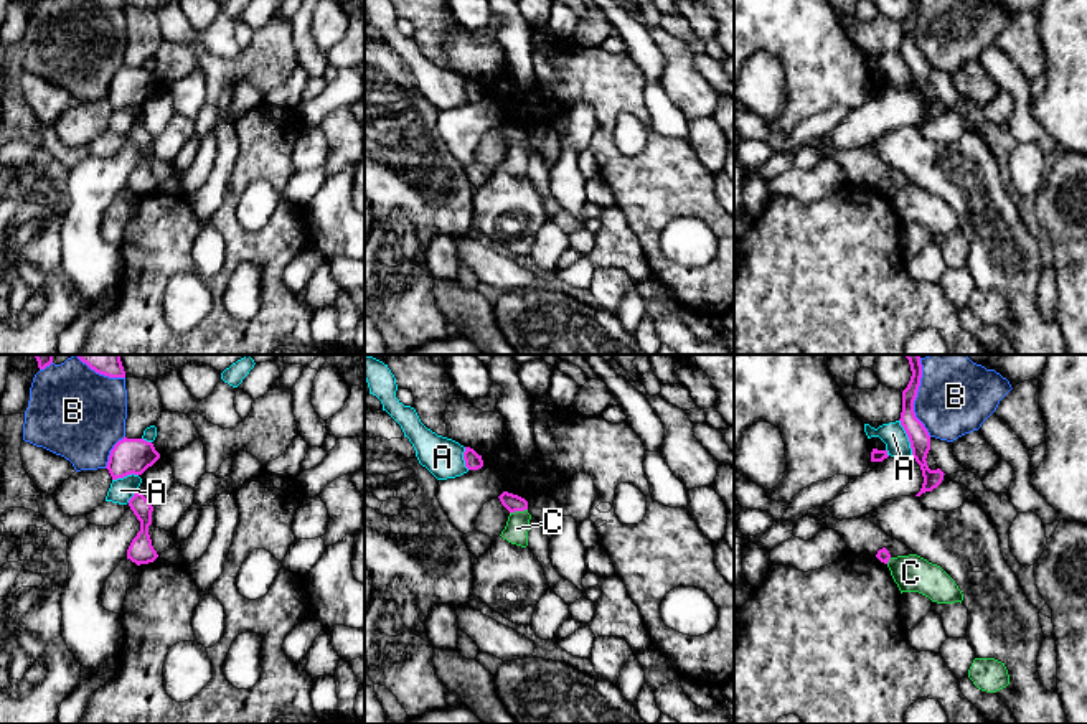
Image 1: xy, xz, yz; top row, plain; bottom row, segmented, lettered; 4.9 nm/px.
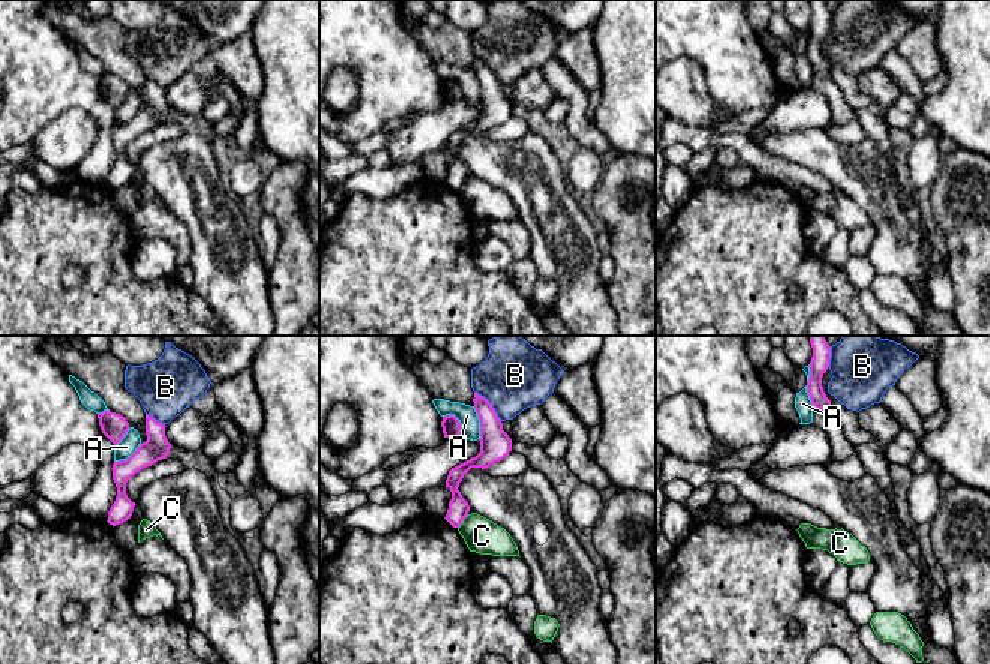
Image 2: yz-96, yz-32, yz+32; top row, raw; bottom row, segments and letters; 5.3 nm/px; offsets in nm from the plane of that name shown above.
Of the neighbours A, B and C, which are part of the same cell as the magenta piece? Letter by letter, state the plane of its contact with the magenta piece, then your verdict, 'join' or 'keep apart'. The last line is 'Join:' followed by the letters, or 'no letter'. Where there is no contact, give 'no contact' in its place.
A: meets magenta in yz; keep apart
B: meets magenta in yz; keep apart
C: meets magenta in xz; keep apart
Join: no letter

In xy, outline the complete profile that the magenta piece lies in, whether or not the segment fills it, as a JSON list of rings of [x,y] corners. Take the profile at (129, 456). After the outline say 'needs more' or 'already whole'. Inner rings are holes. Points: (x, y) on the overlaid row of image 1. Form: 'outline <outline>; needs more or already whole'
outline [[[144,439],[119,440],[111,450],[107,470],[112,480],[124,478],[127,475],[142,475],[160,458],[152,442]]]; already whole

